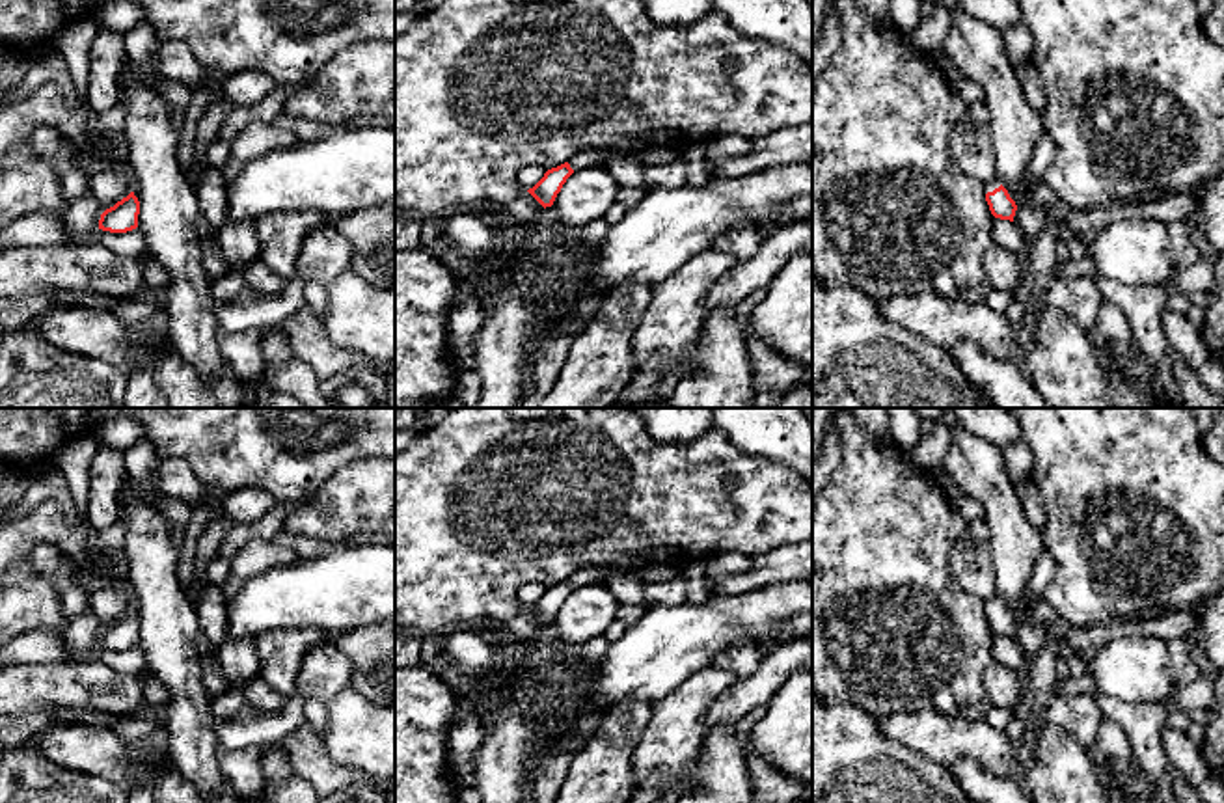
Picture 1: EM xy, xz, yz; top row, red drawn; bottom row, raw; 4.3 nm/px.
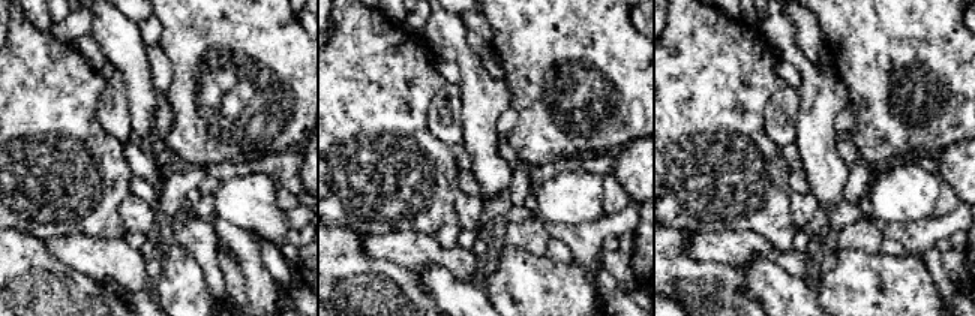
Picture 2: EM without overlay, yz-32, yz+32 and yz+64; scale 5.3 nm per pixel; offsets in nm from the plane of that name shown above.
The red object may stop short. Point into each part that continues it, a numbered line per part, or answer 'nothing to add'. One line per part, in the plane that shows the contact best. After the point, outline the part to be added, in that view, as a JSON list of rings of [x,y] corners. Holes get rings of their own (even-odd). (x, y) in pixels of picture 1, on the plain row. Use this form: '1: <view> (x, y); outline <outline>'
1: yz (971, 561); outline [[[986,520],[969,522],[963,537],[954,546],[950,565],[954,578],[969,594],[982,602],[986,611],[1000,604],[995,589],[993,551]]]

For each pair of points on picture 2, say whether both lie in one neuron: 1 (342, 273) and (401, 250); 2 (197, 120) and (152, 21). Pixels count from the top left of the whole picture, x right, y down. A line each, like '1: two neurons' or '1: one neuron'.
1: two neurons
2: two neurons

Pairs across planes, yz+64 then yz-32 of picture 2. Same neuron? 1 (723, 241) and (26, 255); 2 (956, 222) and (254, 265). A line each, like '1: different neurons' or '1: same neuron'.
1: different neurons
2: same neuron

